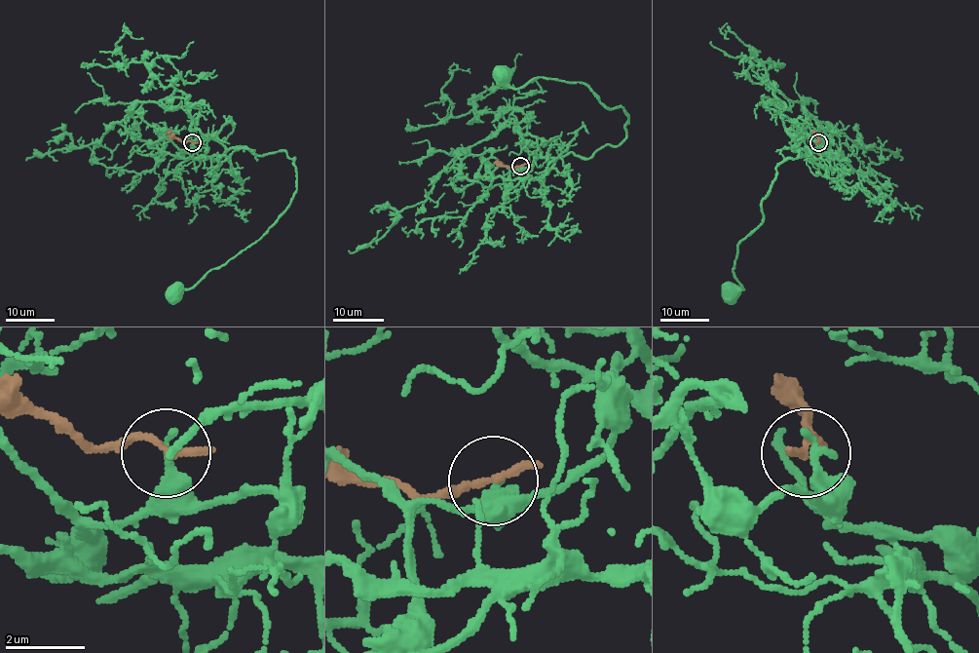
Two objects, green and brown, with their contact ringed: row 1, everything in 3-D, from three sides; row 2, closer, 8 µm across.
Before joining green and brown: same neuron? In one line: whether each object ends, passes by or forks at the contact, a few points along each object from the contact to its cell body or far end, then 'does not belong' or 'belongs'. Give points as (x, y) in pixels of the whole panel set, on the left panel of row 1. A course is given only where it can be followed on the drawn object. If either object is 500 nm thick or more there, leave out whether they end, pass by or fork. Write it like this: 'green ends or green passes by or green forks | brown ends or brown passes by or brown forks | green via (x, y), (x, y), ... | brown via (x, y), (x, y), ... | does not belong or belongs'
green ends | brown ends | green via (192, 142), (207, 148), (211, 135), (228, 148), (284, 151), (294, 158), (296, 190), (255, 243), (174, 289) | brown via (192, 142), (182, 141), (166, 132) | does not belong

